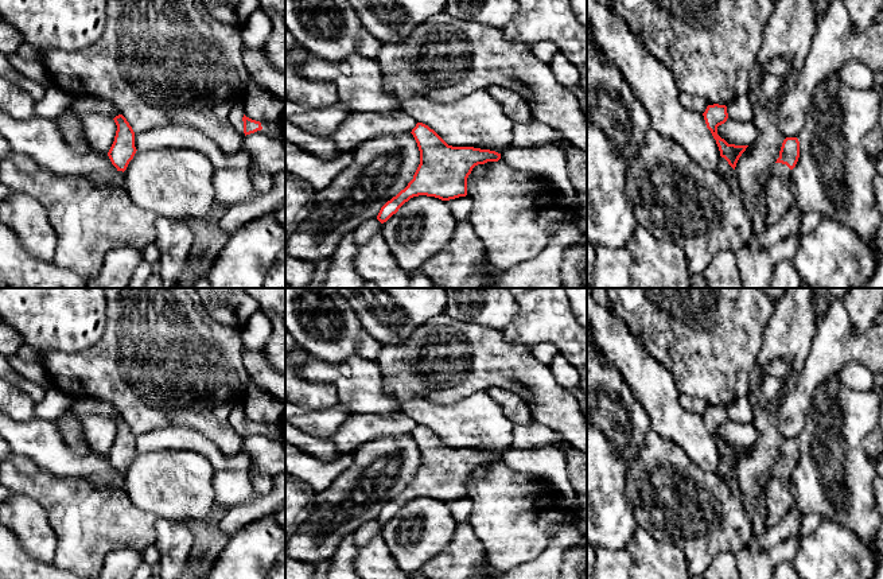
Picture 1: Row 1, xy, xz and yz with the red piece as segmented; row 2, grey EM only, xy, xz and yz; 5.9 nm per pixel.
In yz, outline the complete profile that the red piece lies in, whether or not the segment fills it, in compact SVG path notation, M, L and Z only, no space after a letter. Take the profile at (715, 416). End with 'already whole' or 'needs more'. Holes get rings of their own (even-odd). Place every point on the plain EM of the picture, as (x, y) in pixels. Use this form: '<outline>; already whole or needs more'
M719 405L708 407L703 417L707 430L711 432L713 440L716 442L720 458L724 459L728 466L735 471L739 459L748 447L728 446L717 436L717 428L724 425L728 420L727 408Z; already whole

